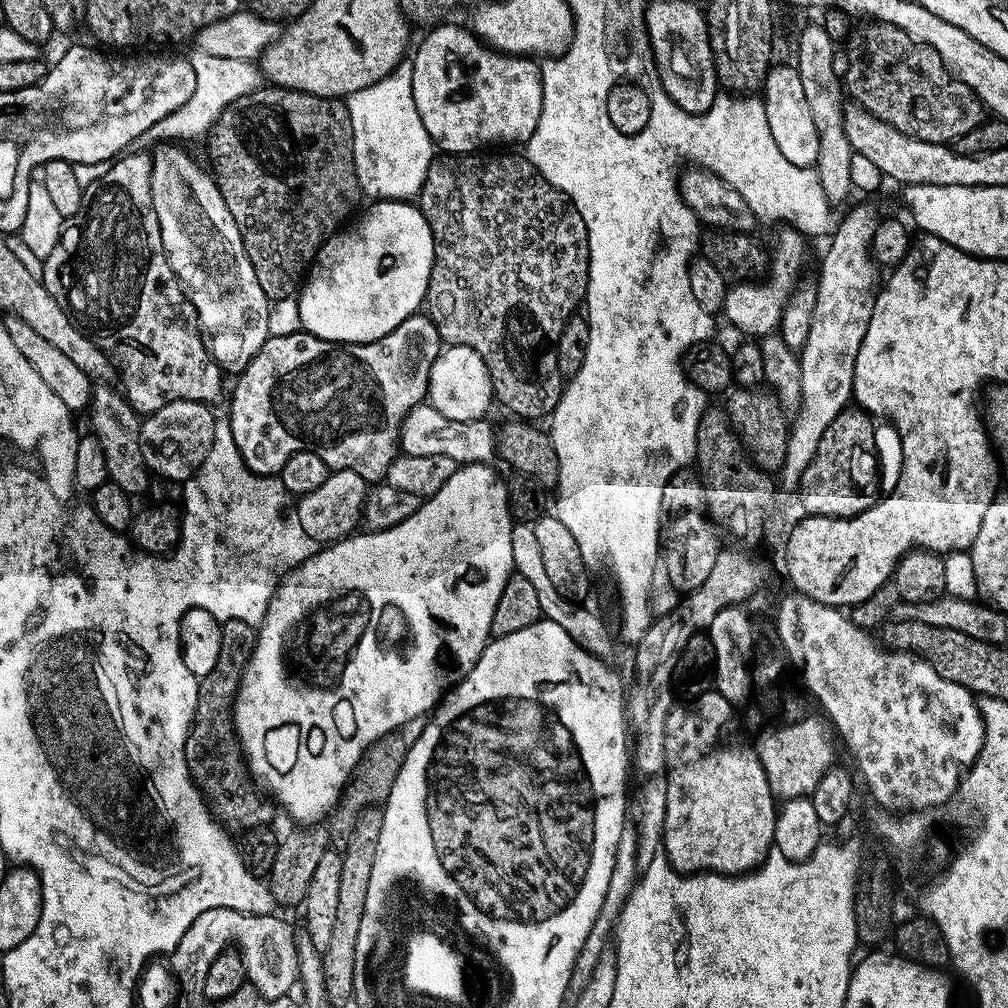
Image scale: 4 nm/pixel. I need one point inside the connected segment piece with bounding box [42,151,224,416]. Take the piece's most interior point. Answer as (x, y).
(109, 273)

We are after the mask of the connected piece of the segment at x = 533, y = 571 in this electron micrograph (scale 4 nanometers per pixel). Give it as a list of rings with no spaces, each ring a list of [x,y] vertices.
[[[516,522],[512,525],[512,534],[510,544],[514,546],[514,558],[512,567],[515,575],[527,578],[534,585],[534,591],[538,594],[538,606],[543,619],[554,622],[574,638],[578,646],[582,646],[591,656],[608,658],[612,652],[612,638],[608,634],[608,628],[604,625],[604,620],[600,616],[595,616],[588,606],[581,606],[579,603],[567,600],[558,594],[553,583],[550,582],[549,574],[545,571],[545,560],[541,555],[541,545],[537,541],[537,535],[534,534],[532,524],[528,522]]]

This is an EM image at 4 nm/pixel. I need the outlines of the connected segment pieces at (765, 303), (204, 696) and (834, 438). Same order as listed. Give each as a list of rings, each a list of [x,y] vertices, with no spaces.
[[[784,226],[779,230],[781,230],[781,232],[776,236],[776,245],[771,245],[770,248],[770,274],[757,279],[755,282],[733,283],[731,287],[729,287],[726,298],[724,299],[722,316],[725,316],[738,331],[745,332],[745,334],[748,335],[745,337],[748,338],[763,338],[765,336],[770,336],[779,329],[780,315],[784,309],[784,303],[787,302],[792,289],[797,287],[798,281],[801,279],[800,267],[803,266],[804,255],[808,252],[807,246],[804,245],[806,236],[798,229],[791,226]]]
[[[233,618],[221,623],[222,630],[222,650],[218,650],[218,662],[214,662],[214,670],[210,674],[199,677],[198,686],[198,706],[194,710],[192,719],[192,729],[186,738],[186,762],[192,775],[192,780],[200,788],[200,793],[204,795],[204,801],[208,803],[212,815],[220,821],[221,825],[229,833],[245,834],[252,828],[271,825],[278,808],[275,803],[258,787],[255,780],[248,775],[248,770],[244,762],[244,754],[240,751],[239,743],[236,739],[236,723],[232,720],[232,711],[236,705],[236,695],[240,689],[240,683],[244,677],[244,671],[248,665],[248,660],[252,656],[252,651],[256,645],[257,625],[248,618]]]
[[[849,406],[842,409],[838,418],[826,426],[826,434],[822,434],[822,442],[818,442],[818,450],[814,450],[814,458],[810,466],[802,474],[798,491],[800,504],[810,516],[839,516],[847,518],[865,512],[874,506],[878,499],[876,493],[876,428],[873,417],[859,406]]]

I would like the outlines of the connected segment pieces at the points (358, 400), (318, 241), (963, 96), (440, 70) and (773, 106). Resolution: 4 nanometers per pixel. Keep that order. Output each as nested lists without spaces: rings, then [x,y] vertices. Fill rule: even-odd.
[[[417,314],[406,318],[406,322],[394,326],[394,330],[390,330],[390,334],[365,344],[335,344],[329,340],[312,336],[303,330],[294,332],[286,337],[269,336],[266,343],[262,346],[262,350],[258,350],[258,354],[254,354],[254,358],[245,366],[244,371],[235,377],[236,385],[232,388],[232,405],[229,406],[228,413],[226,413],[232,437],[242,454],[242,458],[246,462],[246,466],[260,476],[276,476],[282,470],[286,458],[290,458],[290,454],[309,448],[312,452],[316,452],[318,458],[322,458],[322,462],[326,462],[328,469],[333,472],[354,471],[356,474],[360,474],[367,482],[383,481],[387,477],[390,466],[396,461],[396,457],[401,451],[400,423],[404,421],[406,414],[415,404],[421,403],[427,397],[428,375],[432,369],[432,363],[438,358],[438,354],[441,351],[442,341],[436,329],[436,324],[427,314]],[[415,344],[416,369],[412,372],[412,347]]]
[[[261,86],[248,96],[240,97],[233,104],[226,105],[221,116],[217,118],[211,131],[208,132],[206,141],[208,141],[208,156],[212,159],[213,169],[211,168],[211,171],[214,173],[216,185],[220,188],[220,193],[230,210],[230,214],[234,214],[234,222],[238,222],[238,230],[242,234],[242,242],[246,254],[250,258],[250,266],[254,266],[258,286],[262,286],[262,290],[272,302],[295,297],[312,261],[316,258],[316,251],[324,245],[325,240],[333,232],[337,231],[349,219],[347,216],[351,214],[356,199],[361,199],[362,196],[354,166],[354,138],[352,137],[352,123],[350,122],[347,103],[340,98],[299,92],[297,88]]]
[[[879,22],[865,23],[865,28],[860,28],[851,33],[847,37],[846,45],[848,44],[848,69],[843,69],[842,84],[846,89],[847,95],[853,96],[855,103],[866,109],[870,114],[874,114],[882,122],[886,122],[890,126],[894,126],[894,130],[898,130],[902,134],[906,134],[915,140],[922,142],[930,142],[931,144],[946,144],[951,145],[962,134],[970,134],[970,130],[979,128],[986,119],[986,109],[981,104],[978,97],[966,87],[962,81],[956,79],[955,75],[946,67],[944,60],[938,54],[938,50],[934,50],[930,46],[926,46],[922,42],[912,40],[910,34],[906,34],[906,30],[898,30],[898,26],[890,26],[889,24],[881,24]]]
[[[441,22],[427,33],[416,57],[410,60],[414,106],[418,106],[418,118],[426,126],[433,145],[444,154],[472,154],[479,144],[523,145],[534,134],[538,118],[542,114],[542,74],[540,64],[526,56],[513,56],[489,48],[475,32],[467,27]]]
[[[791,63],[779,64],[769,68],[768,77],[764,79],[762,99],[766,106],[766,122],[770,122],[770,132],[783,157],[795,166],[811,168],[818,158],[818,130],[814,127],[798,70]]]

